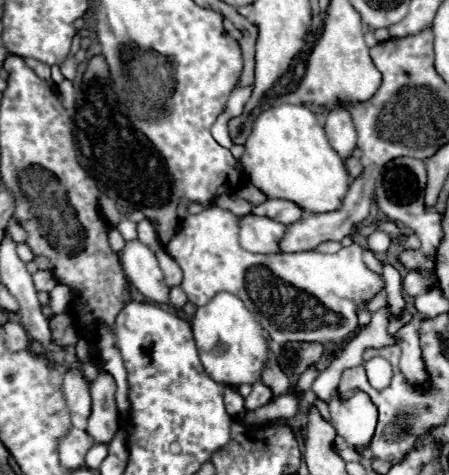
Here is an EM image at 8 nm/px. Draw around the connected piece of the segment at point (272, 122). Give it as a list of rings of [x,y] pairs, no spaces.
[[[282,104],[278,108],[268,108],[252,126],[252,132],[244,144],[246,150],[242,154],[242,164],[248,180],[268,198],[292,200],[306,212],[322,214],[336,210],[342,204],[350,178],[344,162],[328,144],[324,132],[327,112],[325,116],[318,116],[322,119],[319,124],[314,112],[306,106]]]

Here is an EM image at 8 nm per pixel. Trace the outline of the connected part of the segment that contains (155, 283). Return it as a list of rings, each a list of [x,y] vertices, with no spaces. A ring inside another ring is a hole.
[[[140,240],[126,242],[120,252],[120,262],[128,282],[132,282],[148,300],[158,304],[168,304],[168,288],[164,284],[164,274],[158,266],[154,252]]]

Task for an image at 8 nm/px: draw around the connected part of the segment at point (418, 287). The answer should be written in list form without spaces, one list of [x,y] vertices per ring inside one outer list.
[[[408,272],[406,276],[404,276],[404,280],[402,280],[402,288],[404,288],[404,292],[406,294],[410,294],[410,296],[418,296],[418,294],[422,294],[422,290],[424,290],[424,286],[432,286],[432,280],[426,280],[426,278],[422,278],[418,272]]]

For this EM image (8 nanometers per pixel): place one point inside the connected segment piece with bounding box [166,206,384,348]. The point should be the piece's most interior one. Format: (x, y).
(308, 297)

